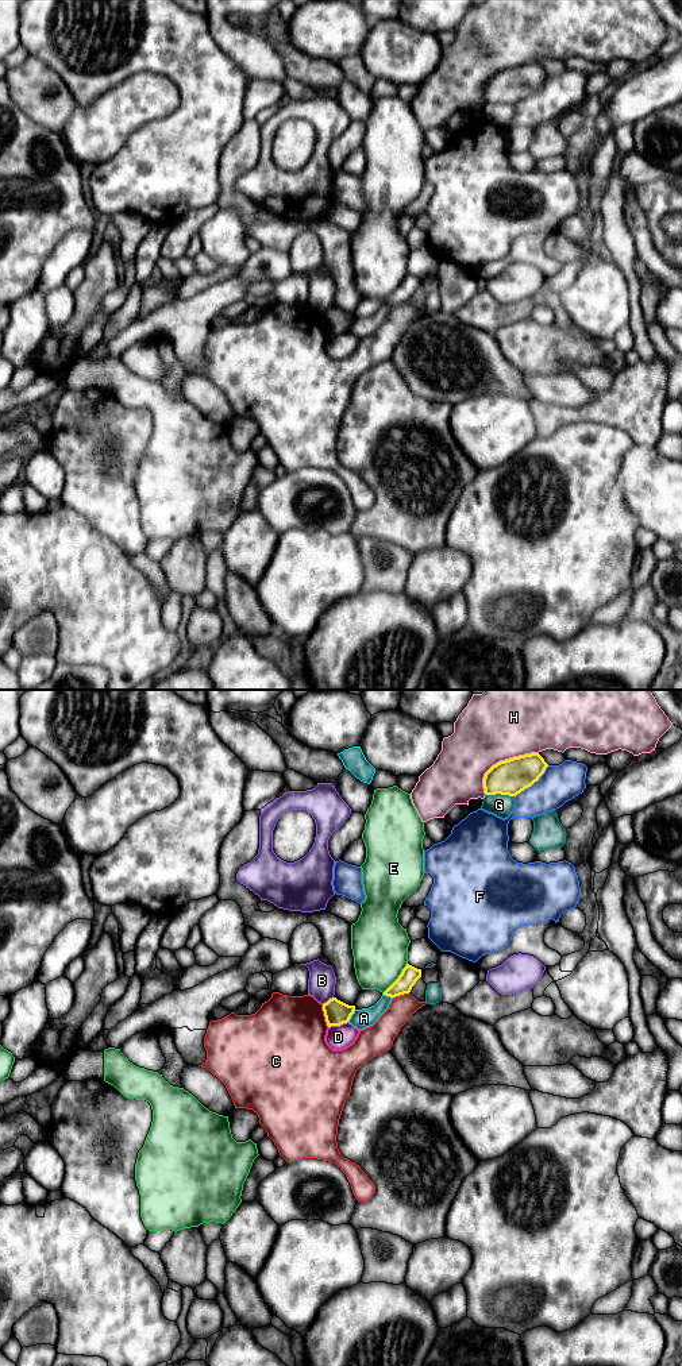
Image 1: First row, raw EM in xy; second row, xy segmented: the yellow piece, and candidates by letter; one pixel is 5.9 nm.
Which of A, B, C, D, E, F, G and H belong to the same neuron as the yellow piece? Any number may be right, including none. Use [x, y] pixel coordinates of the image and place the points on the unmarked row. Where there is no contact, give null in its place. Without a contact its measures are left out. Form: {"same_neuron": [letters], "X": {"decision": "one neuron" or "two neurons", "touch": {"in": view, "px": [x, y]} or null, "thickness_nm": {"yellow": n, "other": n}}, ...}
{"same_neuron": [], "A": {"decision": "two neurons", "touch": {"in": "xy", "px": [351, 323]}, "thickness_nm": {"yellow": 150, "other": 120}}, "B": {"decision": "two neurons", "touch": {"in": "xy", "px": [328, 309]}, "thickness_nm": {"yellow": 150, "other": 160}}, "C": {"decision": "two neurons", "touch": {"in": "xy", "px": [324, 324]}, "thickness_nm": {"yellow": 150, "other": 440}}, "D": {"decision": "two neurons", "touch": {"in": "xy", "px": [338, 334]}, "thickness_nm": {"yellow": 150, "other": 140}}, "E": {"decision": "two neurons", "touch": {"in": "xy", "px": [397, 288]}, "thickness_nm": {"yellow": 110, "other": 340}}, "F": {"decision": "two neurons", "touch": {"in": "xy", "px": [532, 92]}, "thickness_nm": {"yellow": 200, "other": 220}}, "G": {"decision": "two neurons", "touch": {"in": "xy", "px": [500, 101]}, "thickness_nm": {"yellow": 200, "other": 130}}, "H": {"decision": "two neurons", "touch": {"in": "xy", "px": [501, 70]}, "thickness_nm": {"yellow": 200, "other": 420}}}

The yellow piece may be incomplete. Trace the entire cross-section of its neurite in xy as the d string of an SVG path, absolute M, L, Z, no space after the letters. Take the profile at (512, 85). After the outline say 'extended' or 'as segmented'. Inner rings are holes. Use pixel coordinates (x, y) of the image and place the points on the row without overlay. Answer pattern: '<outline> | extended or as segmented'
M539 62L500 70L485 82L485 103L516 105L537 90L547 76L548 73Z | as segmented

